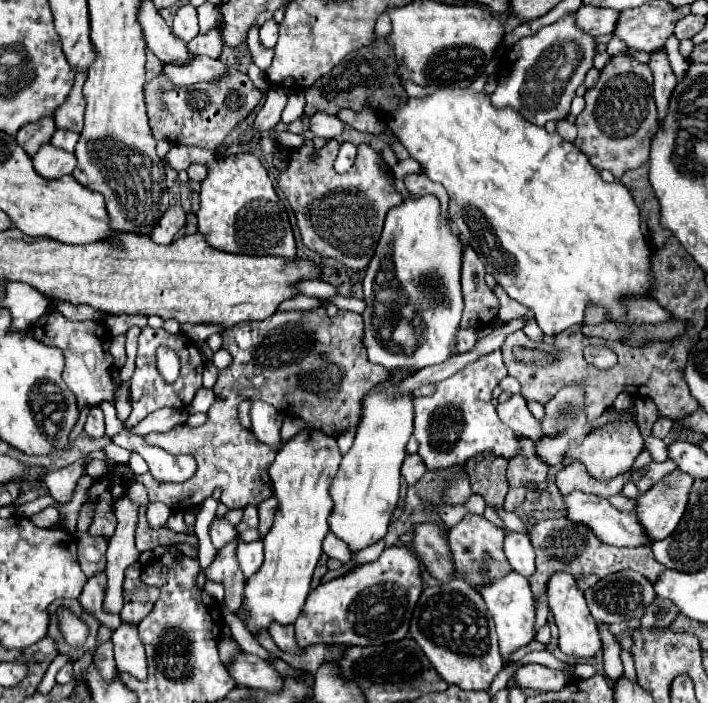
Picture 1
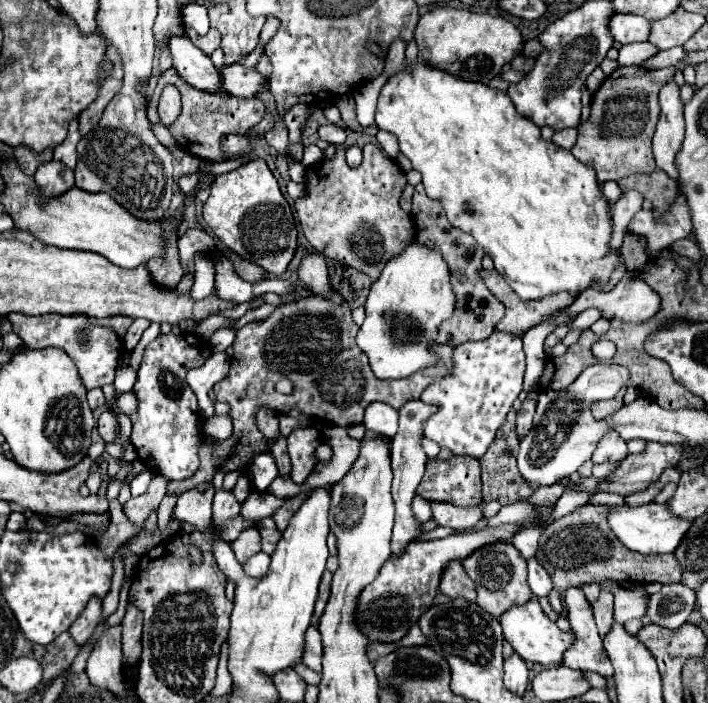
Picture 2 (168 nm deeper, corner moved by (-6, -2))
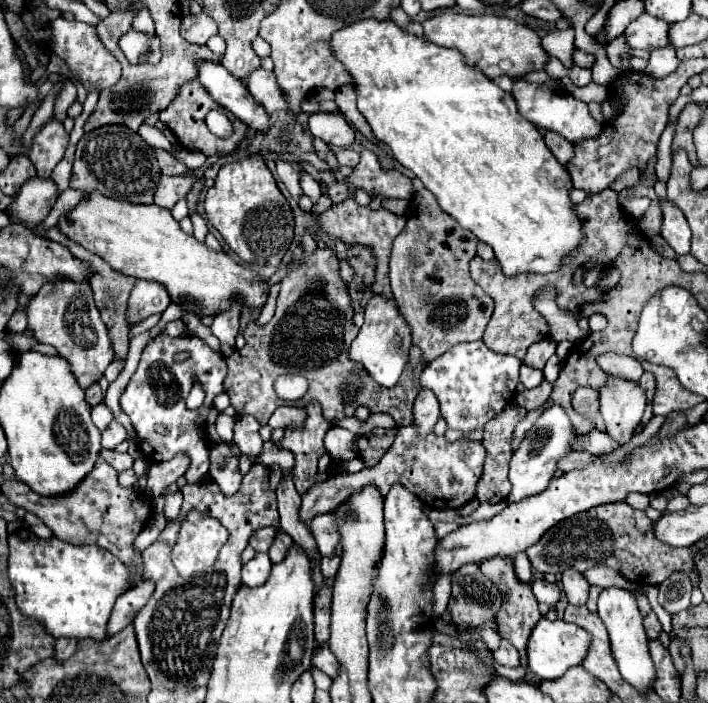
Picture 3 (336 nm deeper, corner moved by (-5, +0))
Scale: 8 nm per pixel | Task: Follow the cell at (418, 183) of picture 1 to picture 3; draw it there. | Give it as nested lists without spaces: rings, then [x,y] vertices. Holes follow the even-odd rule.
[[[423,188],[413,194],[407,208],[407,224],[403,232],[393,240],[389,278],[391,278],[391,290],[399,306],[399,312],[403,314],[403,318],[407,320],[411,328],[411,340],[415,346],[421,348],[423,366],[443,356],[455,344],[481,340],[485,326],[493,314],[493,298],[485,294],[481,286],[475,284],[469,274],[469,262],[475,256],[477,242],[479,240],[475,234],[471,234],[469,230],[463,230],[449,214],[441,210],[441,206],[437,204],[437,198],[431,192]]]

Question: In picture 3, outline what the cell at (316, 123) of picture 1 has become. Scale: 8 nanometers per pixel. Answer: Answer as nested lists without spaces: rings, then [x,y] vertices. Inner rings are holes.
[[[311,114],[309,130],[331,148],[349,148],[355,140],[355,128],[341,114]]]

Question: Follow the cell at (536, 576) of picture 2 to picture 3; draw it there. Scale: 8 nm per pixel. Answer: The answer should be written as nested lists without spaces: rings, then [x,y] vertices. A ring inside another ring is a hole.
[[[535,580],[533,582],[533,594],[535,594],[537,602],[545,602],[549,606],[555,606],[561,598],[561,590],[557,588],[557,584],[549,584],[545,580]]]

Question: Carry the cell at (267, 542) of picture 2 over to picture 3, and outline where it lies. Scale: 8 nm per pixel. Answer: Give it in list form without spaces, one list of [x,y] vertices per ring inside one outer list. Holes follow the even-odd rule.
[[[279,530],[279,534],[277,534],[277,538],[275,538],[275,542],[273,542],[273,546],[271,546],[271,550],[269,550],[269,558],[273,560],[273,564],[279,564],[279,562],[283,562],[285,558],[285,554],[291,550],[291,546],[293,546],[293,542],[291,542],[291,536],[289,534],[283,534],[281,530]]]

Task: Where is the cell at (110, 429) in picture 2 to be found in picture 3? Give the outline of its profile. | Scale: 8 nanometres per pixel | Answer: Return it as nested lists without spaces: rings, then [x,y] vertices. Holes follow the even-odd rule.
[[[111,422],[109,426],[107,426],[107,430],[103,430],[103,440],[101,440],[101,444],[103,444],[103,448],[115,448],[115,446],[119,446],[121,442],[125,442],[127,440],[127,430],[123,428],[123,424],[119,424],[119,422]]]

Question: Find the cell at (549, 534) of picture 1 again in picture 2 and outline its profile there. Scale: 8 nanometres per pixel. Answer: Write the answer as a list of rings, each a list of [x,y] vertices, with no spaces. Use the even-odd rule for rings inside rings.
[[[580,506],[572,514],[552,522],[544,534],[540,536],[536,560],[548,570],[554,590],[564,592],[568,586],[584,586],[592,582],[602,582],[604,578],[612,578],[616,582],[660,582],[660,584],[674,584],[680,582],[680,568],[676,568],[676,560],[672,554],[660,556],[644,556],[638,552],[628,552],[612,536],[604,516],[608,506]]]

